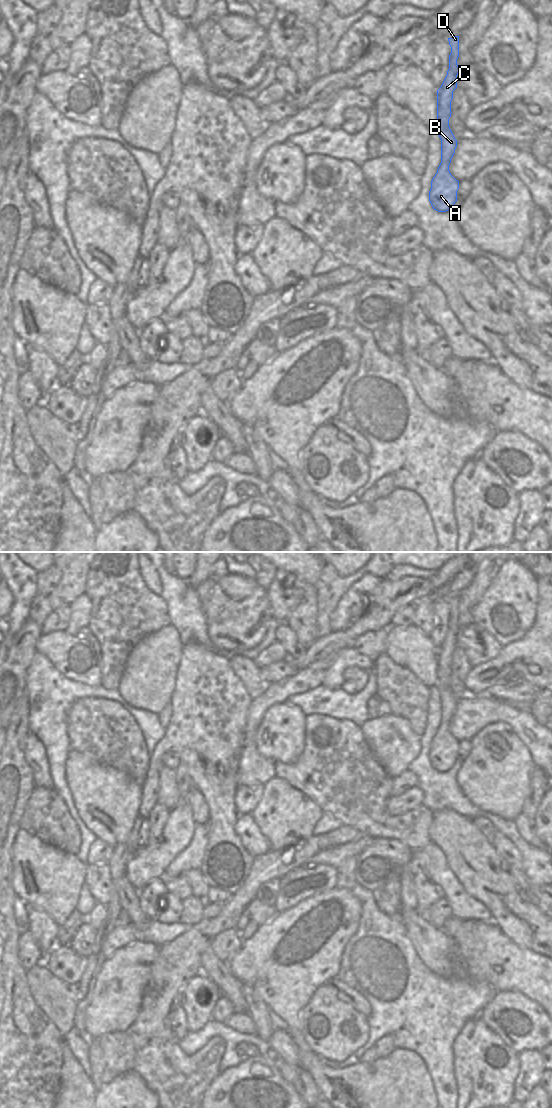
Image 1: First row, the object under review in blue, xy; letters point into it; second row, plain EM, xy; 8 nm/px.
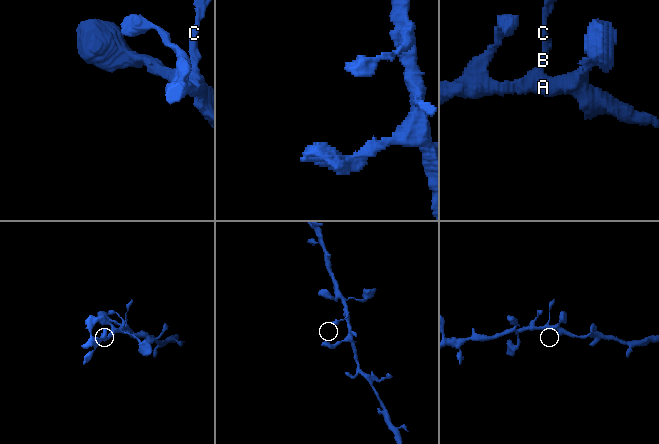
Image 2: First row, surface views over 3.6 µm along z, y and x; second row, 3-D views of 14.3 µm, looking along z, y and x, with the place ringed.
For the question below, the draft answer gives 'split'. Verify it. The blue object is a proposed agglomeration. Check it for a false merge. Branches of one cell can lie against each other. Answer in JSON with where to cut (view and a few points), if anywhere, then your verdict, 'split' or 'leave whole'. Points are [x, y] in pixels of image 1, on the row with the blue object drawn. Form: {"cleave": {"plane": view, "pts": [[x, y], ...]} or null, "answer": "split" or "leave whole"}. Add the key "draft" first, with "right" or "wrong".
{"draft": "wrong", "cleave": null, "answer": "leave whole"}

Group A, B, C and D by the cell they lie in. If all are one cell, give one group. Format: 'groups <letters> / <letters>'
groups A B C D

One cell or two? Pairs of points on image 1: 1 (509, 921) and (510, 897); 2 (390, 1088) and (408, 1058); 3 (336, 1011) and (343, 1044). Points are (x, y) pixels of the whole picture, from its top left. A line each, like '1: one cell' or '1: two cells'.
1: one cell
2: one cell
3: one cell

